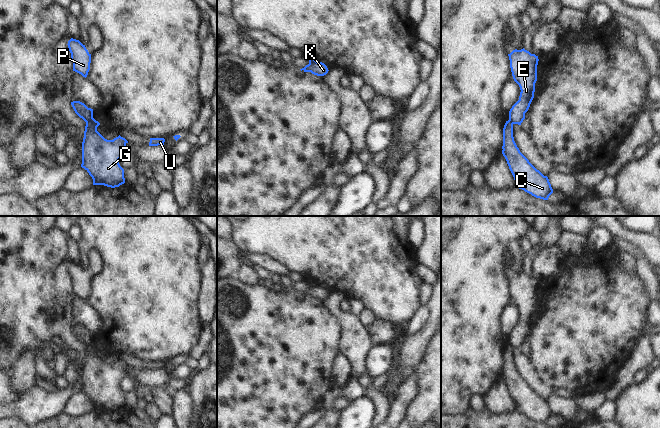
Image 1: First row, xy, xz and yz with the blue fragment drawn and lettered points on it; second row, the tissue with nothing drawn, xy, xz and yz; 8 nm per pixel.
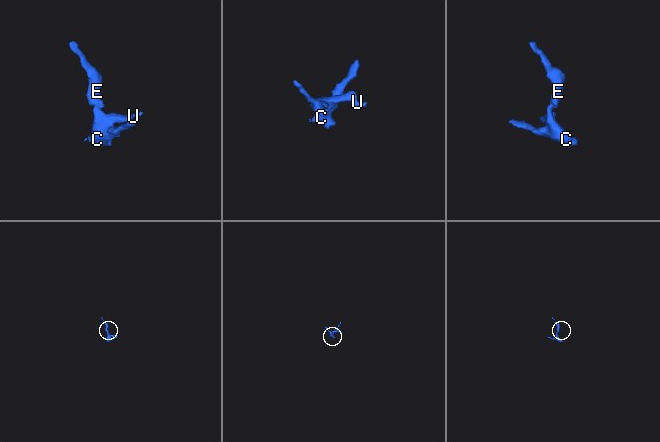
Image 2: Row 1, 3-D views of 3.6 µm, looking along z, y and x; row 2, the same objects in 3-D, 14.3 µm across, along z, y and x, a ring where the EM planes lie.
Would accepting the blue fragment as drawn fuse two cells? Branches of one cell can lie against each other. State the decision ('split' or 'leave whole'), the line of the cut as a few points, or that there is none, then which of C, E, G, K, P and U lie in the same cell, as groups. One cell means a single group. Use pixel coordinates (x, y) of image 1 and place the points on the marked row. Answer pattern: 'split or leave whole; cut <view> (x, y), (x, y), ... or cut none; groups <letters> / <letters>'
split; cut xy (86, 121), (89, 121), (96, 127); groups C G U / E K P

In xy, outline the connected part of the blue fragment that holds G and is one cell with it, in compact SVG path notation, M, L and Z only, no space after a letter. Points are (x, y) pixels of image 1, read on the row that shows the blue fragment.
M86 122L84 138L82 142L82 164L93 179L93 185L104 185L115 188L125 183L124 169L119 164L121 156L127 152L128 141L120 135L113 140L105 139L91 122Z

